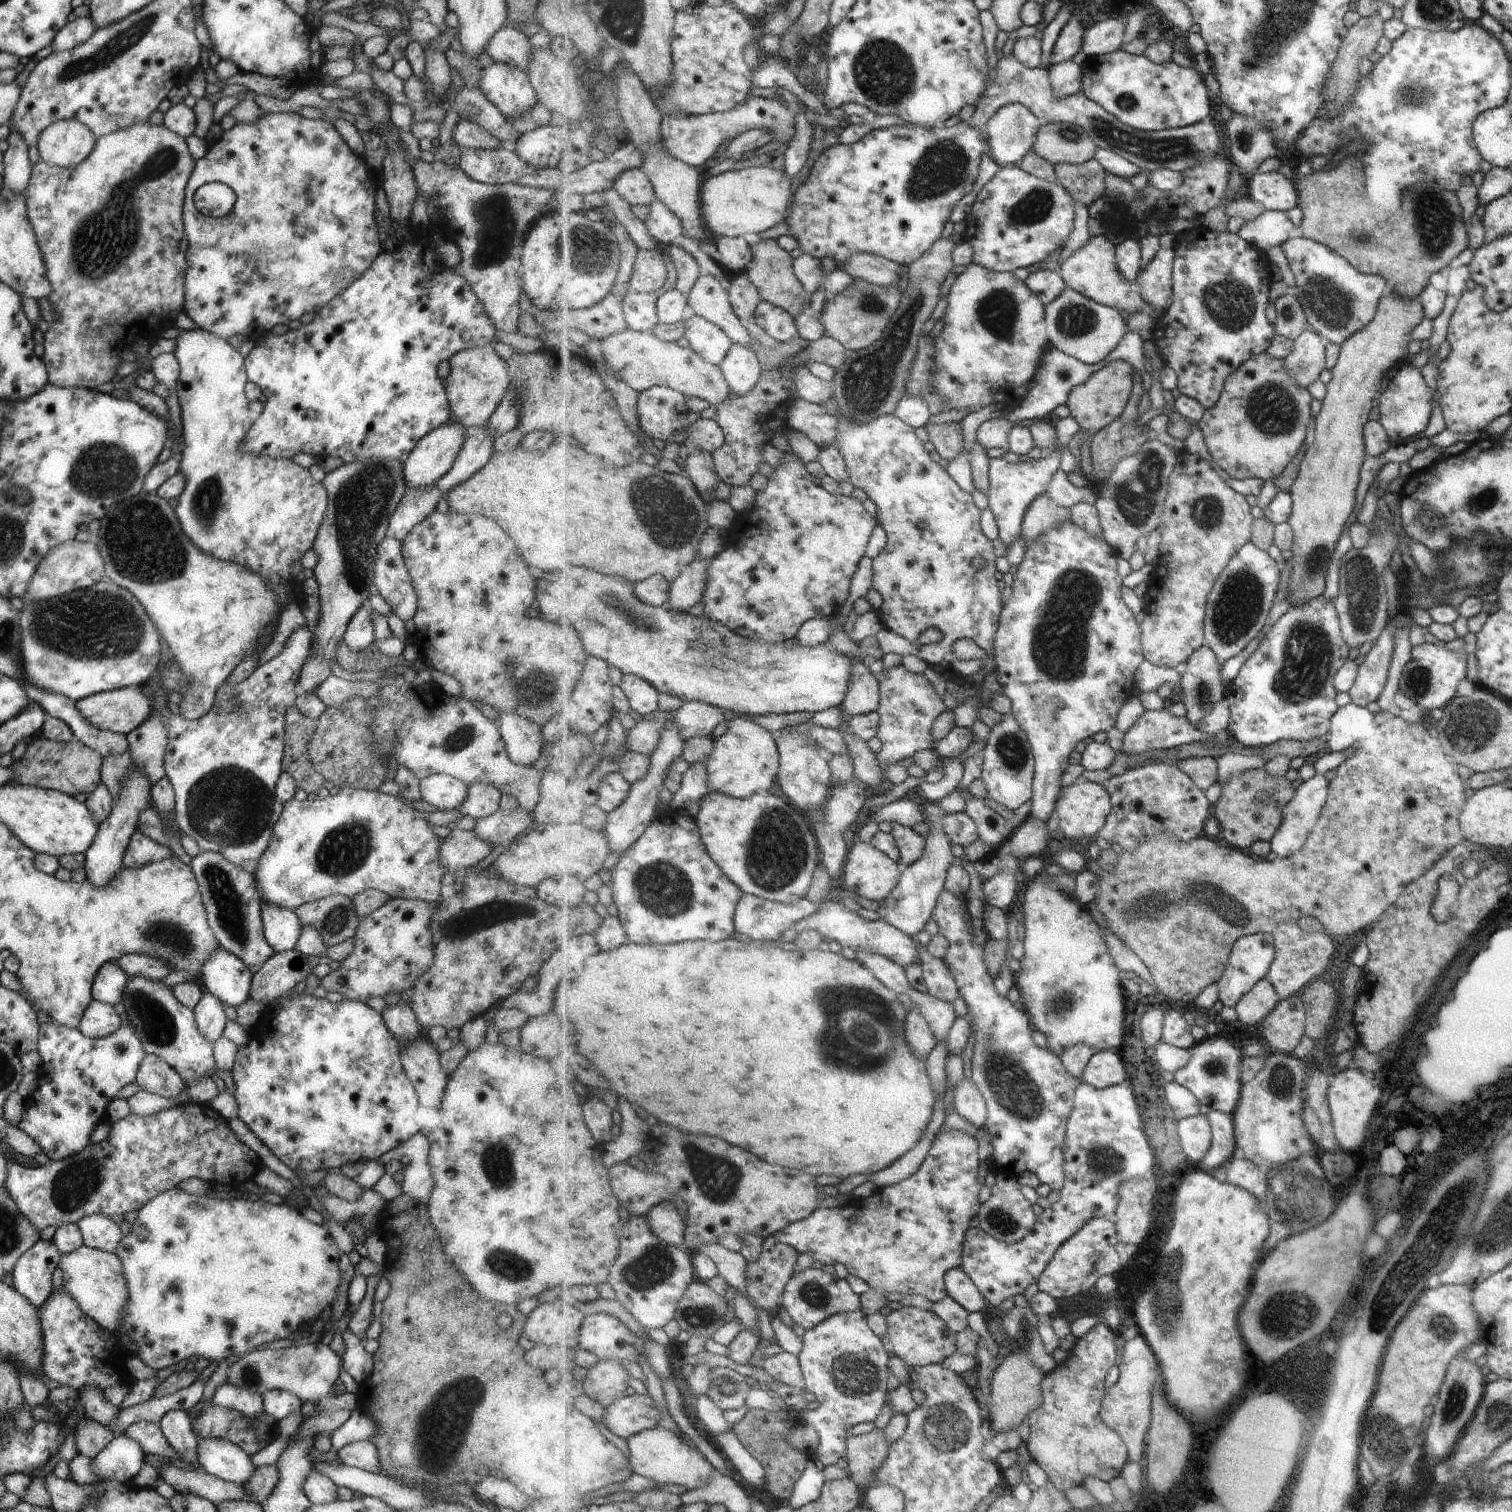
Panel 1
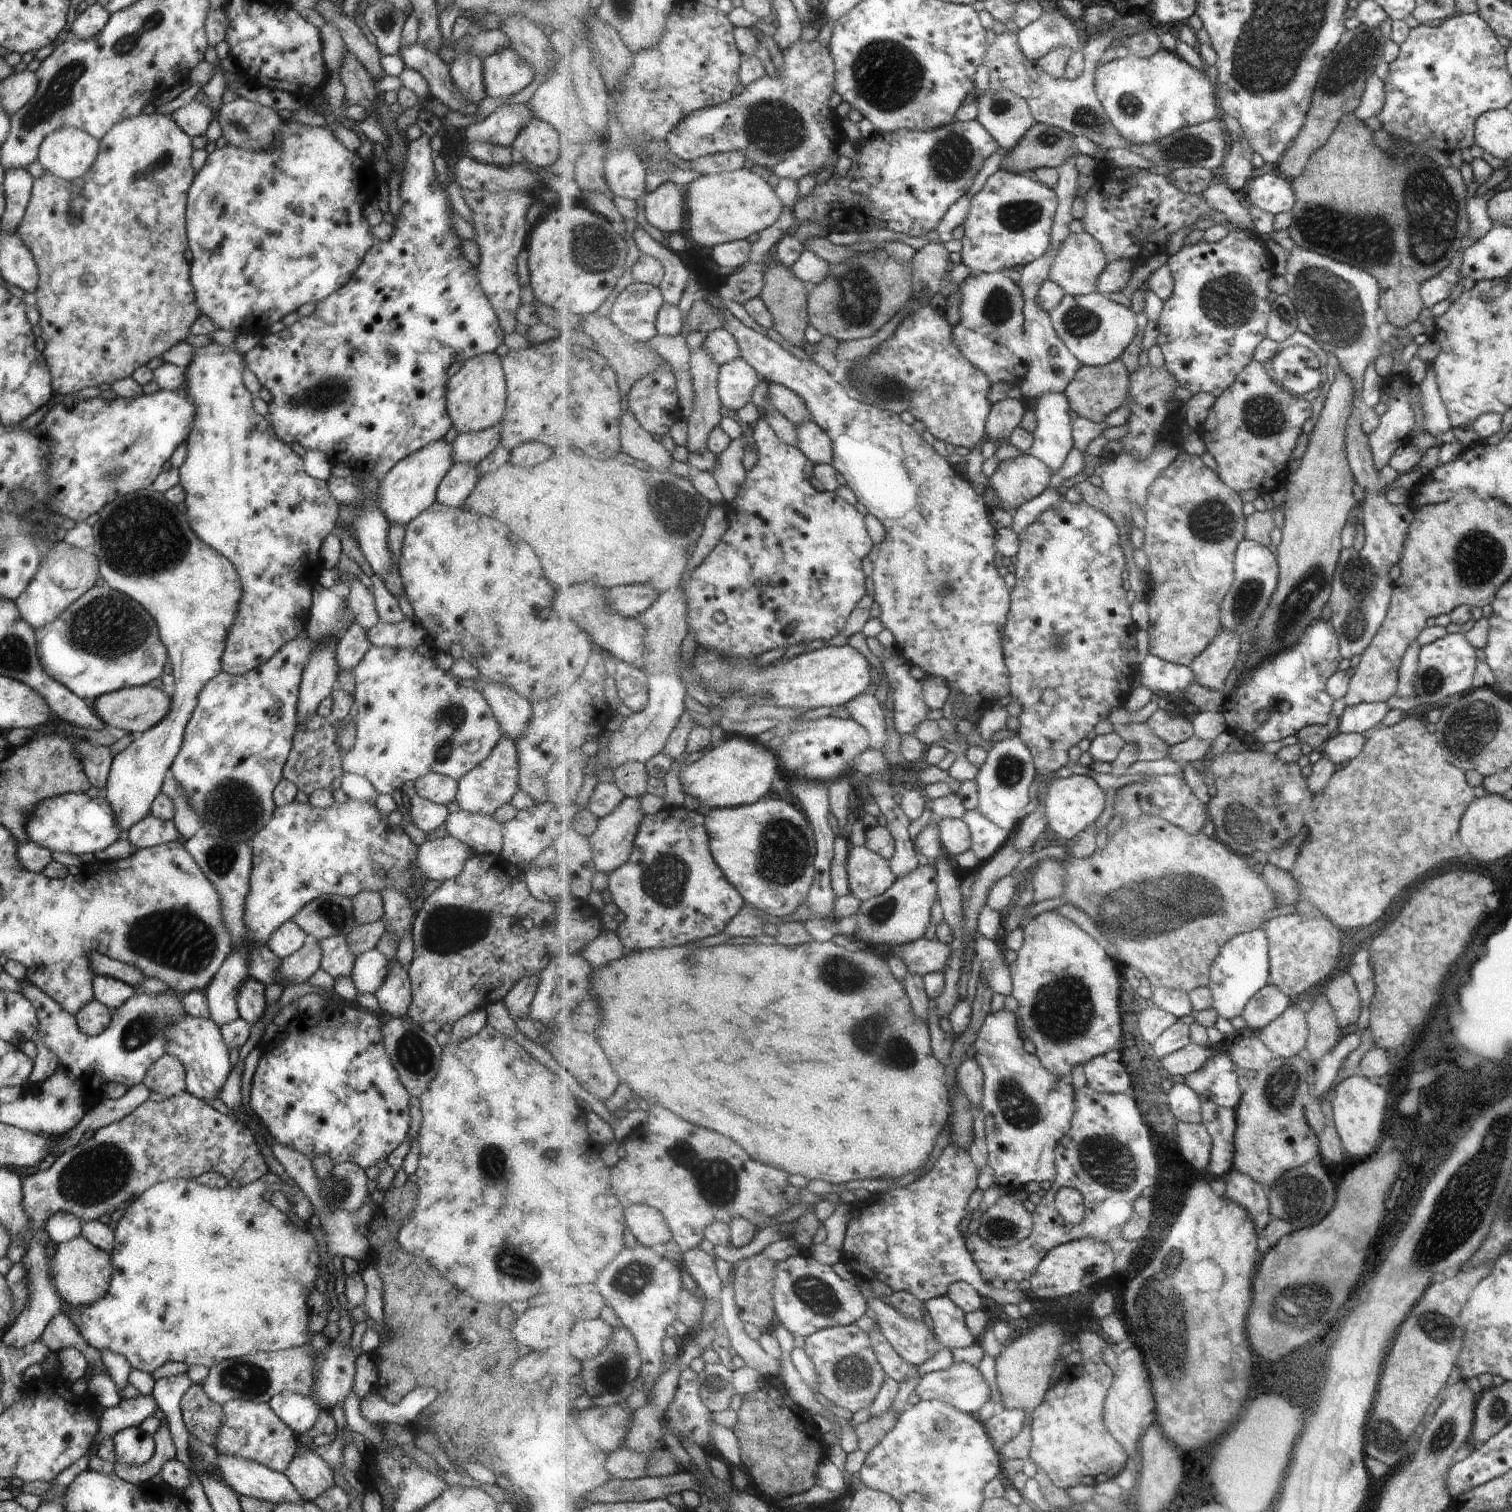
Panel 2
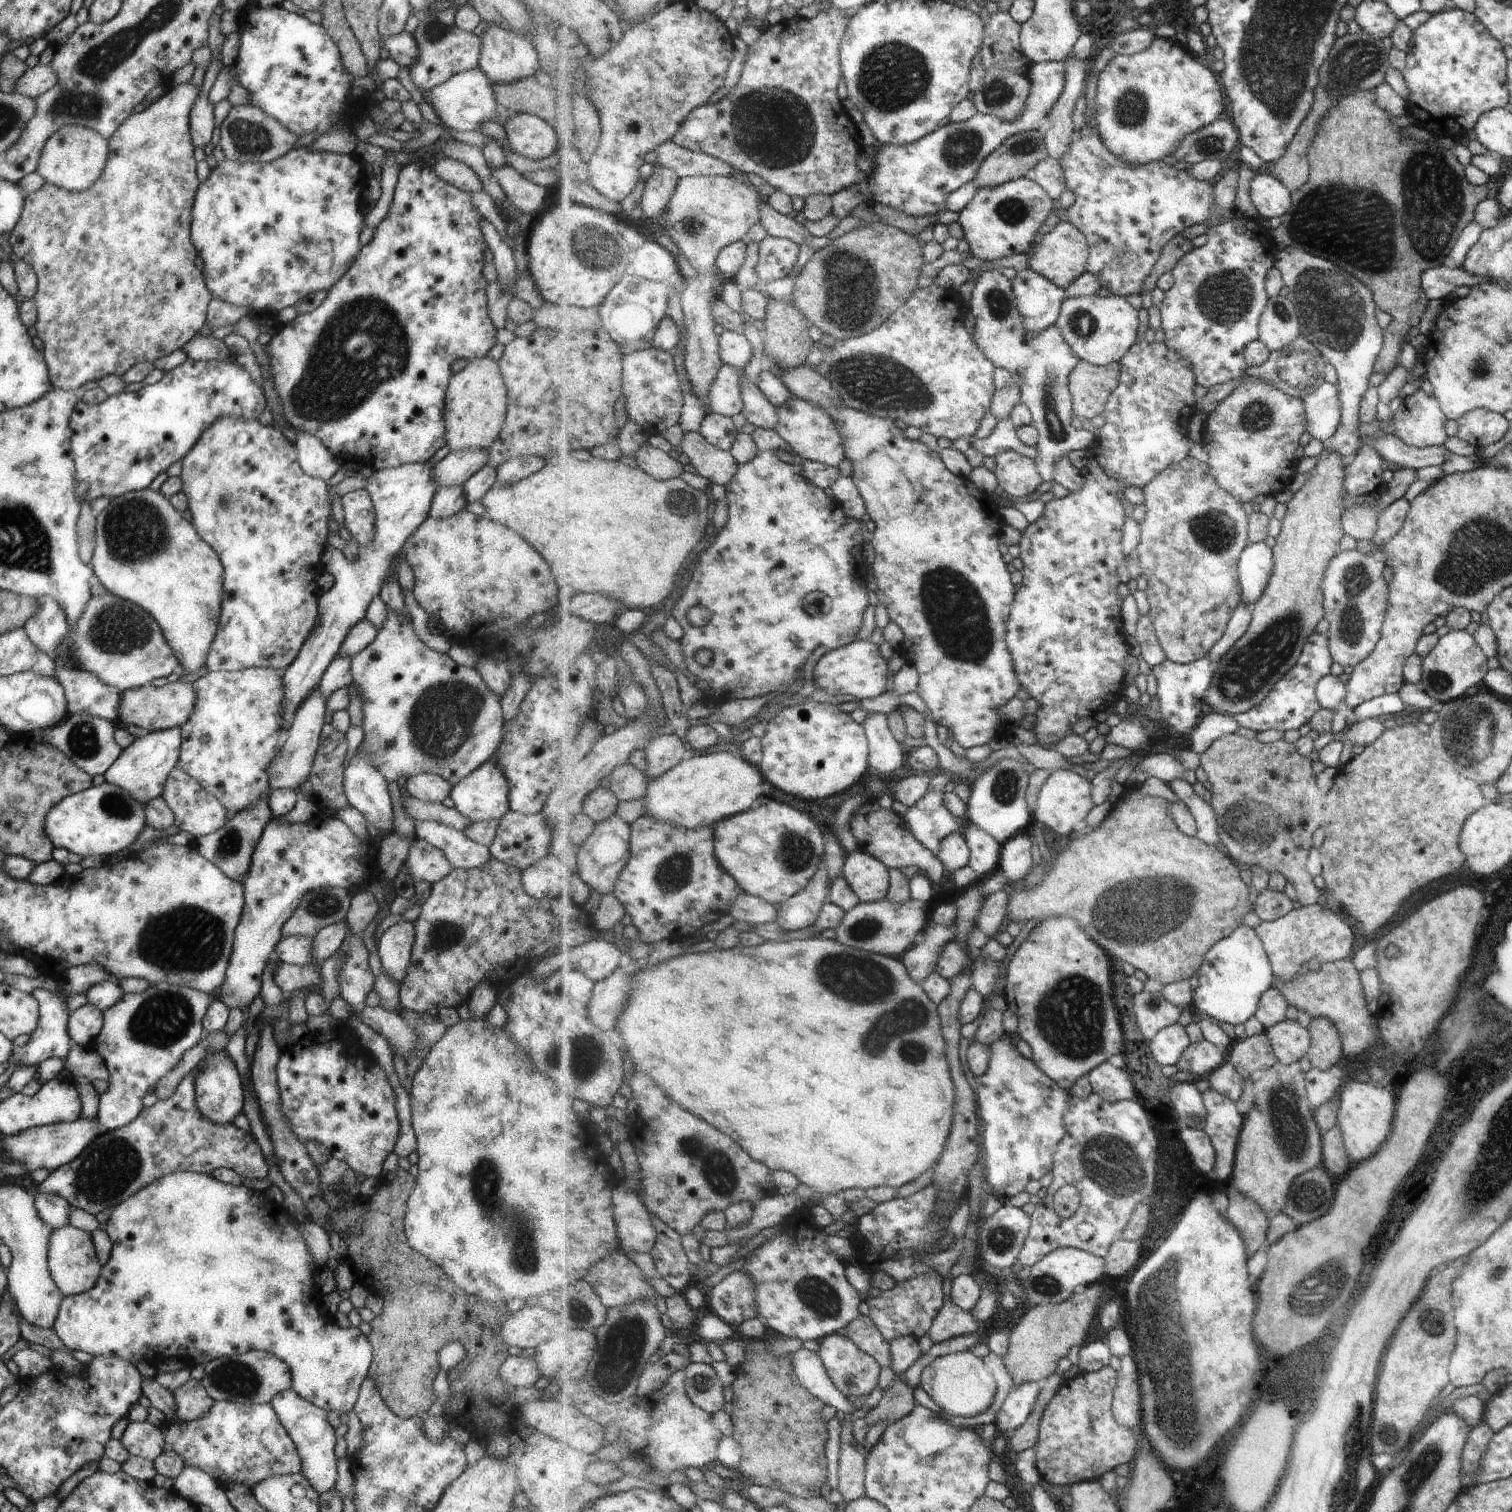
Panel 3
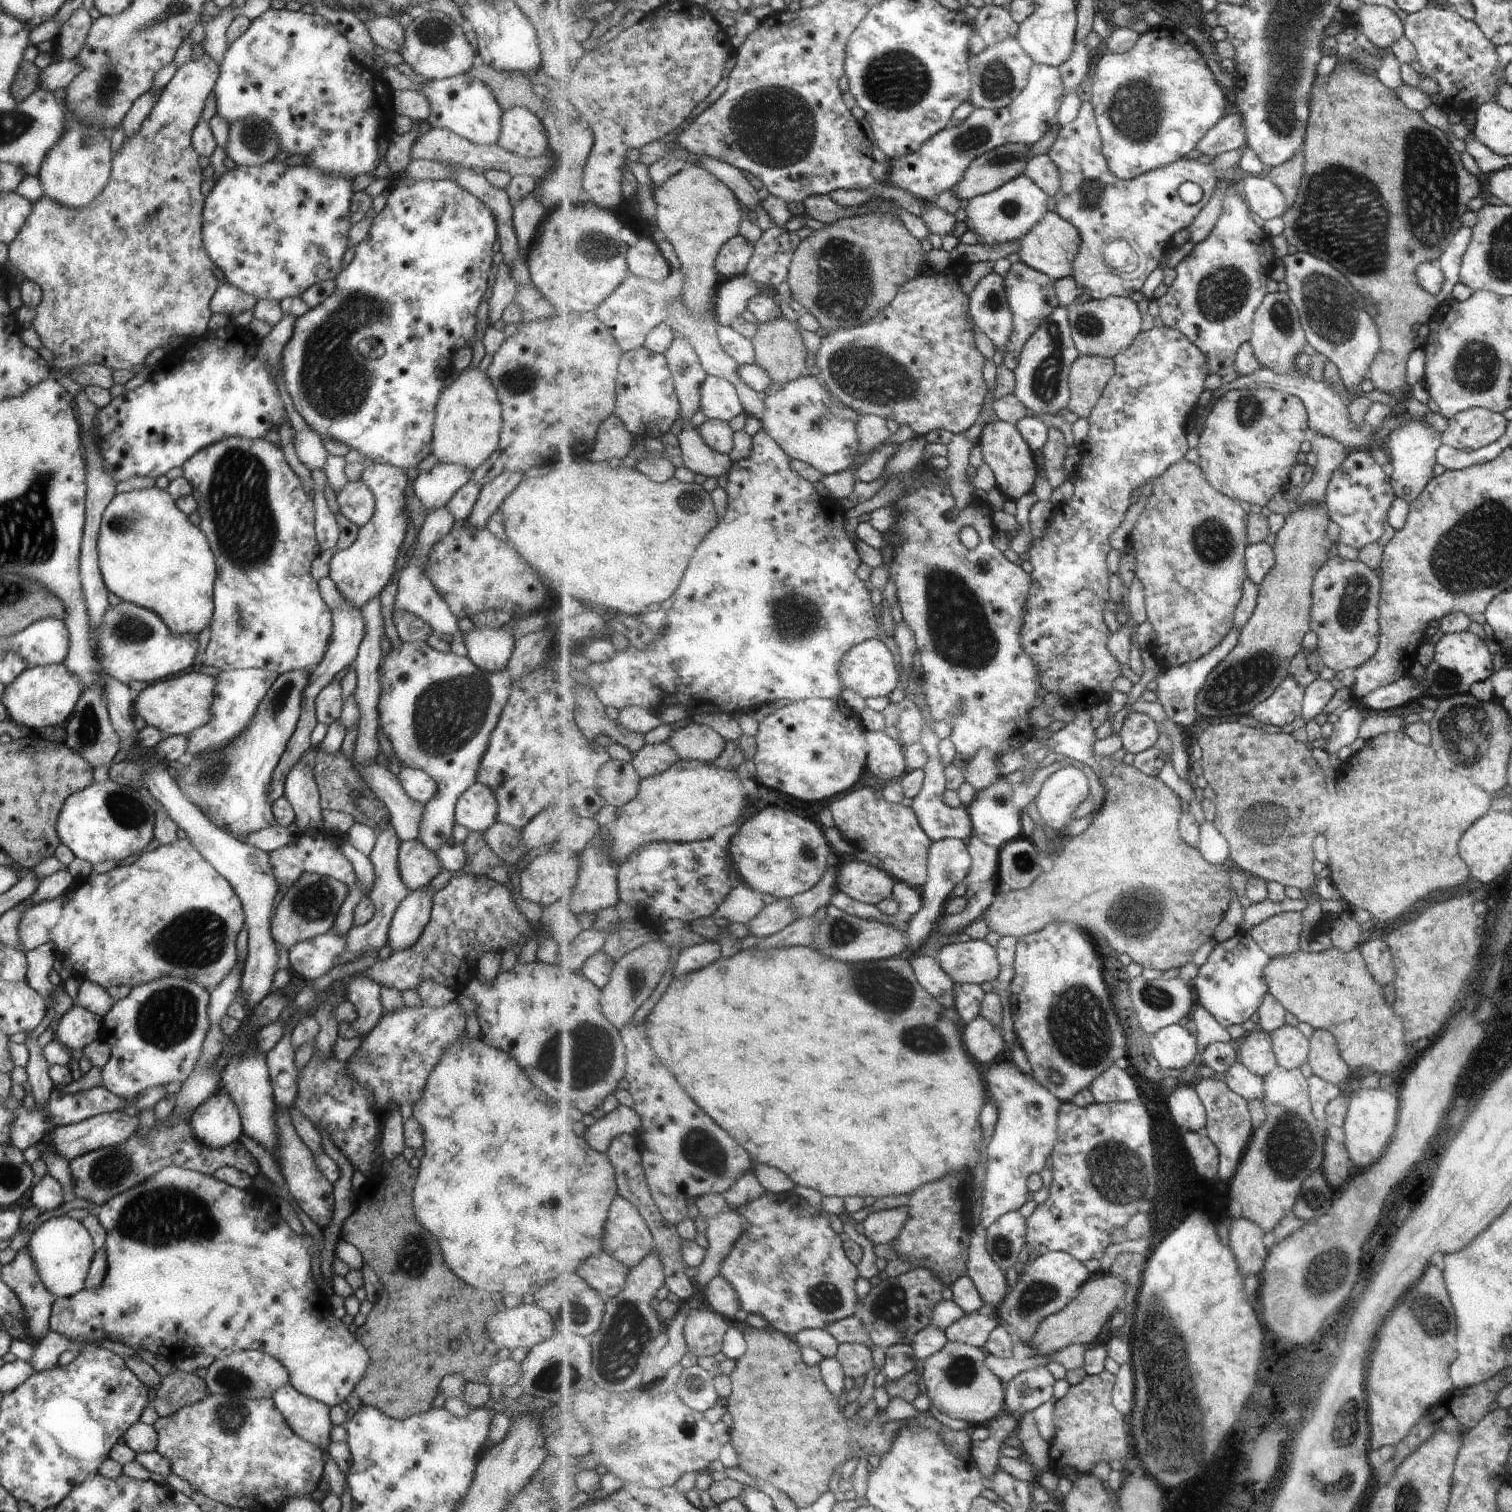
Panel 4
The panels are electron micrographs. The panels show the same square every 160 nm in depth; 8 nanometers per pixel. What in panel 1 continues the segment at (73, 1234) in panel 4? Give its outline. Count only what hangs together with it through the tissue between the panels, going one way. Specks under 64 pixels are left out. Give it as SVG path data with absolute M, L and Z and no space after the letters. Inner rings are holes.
M82 1244L70 1253L60 1254L58 1267L63 1273L61 1286L71 1295L81 1312L92 1318L102 1329L115 1335L128 1299L122 1264L117 1255Z

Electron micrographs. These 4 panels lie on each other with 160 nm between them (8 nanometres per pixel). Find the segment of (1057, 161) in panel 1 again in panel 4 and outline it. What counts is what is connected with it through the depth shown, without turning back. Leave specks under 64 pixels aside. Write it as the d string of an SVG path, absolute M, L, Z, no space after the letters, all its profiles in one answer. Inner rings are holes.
M1015 143L982 154L969 165L953 192L968 201L993 192L1023 175L1028 160L1033 156L1029 145Z

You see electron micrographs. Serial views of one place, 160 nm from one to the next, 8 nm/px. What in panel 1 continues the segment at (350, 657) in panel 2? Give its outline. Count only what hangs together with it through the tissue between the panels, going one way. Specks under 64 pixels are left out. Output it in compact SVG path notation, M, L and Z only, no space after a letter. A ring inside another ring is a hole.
M369 602L363 603L346 624L341 639L352 651L367 648L374 640Z

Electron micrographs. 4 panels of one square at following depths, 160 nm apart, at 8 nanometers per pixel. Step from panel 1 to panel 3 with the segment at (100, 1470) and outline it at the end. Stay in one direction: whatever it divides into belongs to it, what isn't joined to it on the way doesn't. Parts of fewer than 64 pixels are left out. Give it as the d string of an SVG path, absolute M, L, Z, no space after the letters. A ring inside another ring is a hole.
M129 1421L119 1440L129 1456L148 1461L165 1450L163 1429L145 1421Z

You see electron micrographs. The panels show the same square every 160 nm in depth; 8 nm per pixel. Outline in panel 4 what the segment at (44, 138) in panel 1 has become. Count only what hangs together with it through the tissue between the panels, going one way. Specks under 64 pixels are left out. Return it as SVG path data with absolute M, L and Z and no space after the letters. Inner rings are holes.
M69 114L63 121L66 129L42 158L36 177L43 195L60 205L78 209L86 205L105 186L110 171L109 137L95 127L80 125Z

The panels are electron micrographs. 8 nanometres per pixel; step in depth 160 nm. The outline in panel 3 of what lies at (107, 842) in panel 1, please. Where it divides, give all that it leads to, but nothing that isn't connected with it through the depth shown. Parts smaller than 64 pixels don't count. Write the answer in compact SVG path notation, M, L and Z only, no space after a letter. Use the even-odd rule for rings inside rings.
M148 487L111 497L96 517L94 549L89 567L107 592L146 610L159 625L184 674L203 668L209 644L217 630L221 608L223 567L217 553L181 517L168 498ZM180 726L161 729L135 737L130 745L121 749L111 767L104 772L105 783L124 790L140 803L146 804L162 793L162 788L169 772L176 766L181 742Z

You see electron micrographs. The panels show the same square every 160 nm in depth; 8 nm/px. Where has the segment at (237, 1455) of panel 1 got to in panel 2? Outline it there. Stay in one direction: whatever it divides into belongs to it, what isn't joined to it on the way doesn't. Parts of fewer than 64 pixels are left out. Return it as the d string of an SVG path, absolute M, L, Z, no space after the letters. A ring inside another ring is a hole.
M217 1453L217 1468L225 1480L224 1484L236 1495L269 1502L271 1507L305 1500L285 1474L270 1470L257 1462Z

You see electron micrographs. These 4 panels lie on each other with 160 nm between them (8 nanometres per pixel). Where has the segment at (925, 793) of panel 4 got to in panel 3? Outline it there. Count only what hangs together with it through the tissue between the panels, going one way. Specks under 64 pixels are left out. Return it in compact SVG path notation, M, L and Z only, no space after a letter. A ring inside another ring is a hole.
M928 792L914 807L908 809L904 816L915 838L936 857L943 839L949 833L961 830L965 819L953 816L943 802L944 794Z

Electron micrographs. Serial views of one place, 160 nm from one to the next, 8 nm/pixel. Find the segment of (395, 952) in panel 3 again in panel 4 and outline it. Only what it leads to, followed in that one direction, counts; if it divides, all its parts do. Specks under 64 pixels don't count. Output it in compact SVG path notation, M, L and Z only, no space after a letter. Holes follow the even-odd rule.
M427 886L408 891L407 896L396 906L386 934L386 944L392 951L410 947L427 924L433 894L431 890L426 890Z

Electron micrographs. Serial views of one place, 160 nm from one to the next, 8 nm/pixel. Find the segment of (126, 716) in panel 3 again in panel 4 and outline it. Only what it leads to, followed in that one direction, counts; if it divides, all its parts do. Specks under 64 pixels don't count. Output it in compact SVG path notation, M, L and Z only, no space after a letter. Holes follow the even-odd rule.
M190 668L180 674L161 678L137 692L132 703L133 715L143 718L146 725L155 727L163 737L185 735L209 720L213 692L214 678Z

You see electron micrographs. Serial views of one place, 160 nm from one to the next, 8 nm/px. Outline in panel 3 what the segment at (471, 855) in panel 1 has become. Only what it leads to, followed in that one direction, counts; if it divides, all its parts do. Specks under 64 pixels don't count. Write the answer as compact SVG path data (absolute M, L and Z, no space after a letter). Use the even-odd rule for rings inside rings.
M414 838L403 864L409 868L414 881L425 880L431 885L451 872L444 854L421 838Z

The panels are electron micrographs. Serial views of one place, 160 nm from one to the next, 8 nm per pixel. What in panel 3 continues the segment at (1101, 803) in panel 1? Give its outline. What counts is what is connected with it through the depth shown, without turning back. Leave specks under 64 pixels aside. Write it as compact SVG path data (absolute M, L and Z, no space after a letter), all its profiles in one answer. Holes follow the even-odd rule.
M1061 769L1051 773L1037 796L1036 810L1033 817L1042 824L1051 828L1057 834L1072 838L1074 836L1075 824L1085 822L1085 818L1091 814L1095 808L1093 794L1093 780L1081 774L1077 774L1069 769Z

